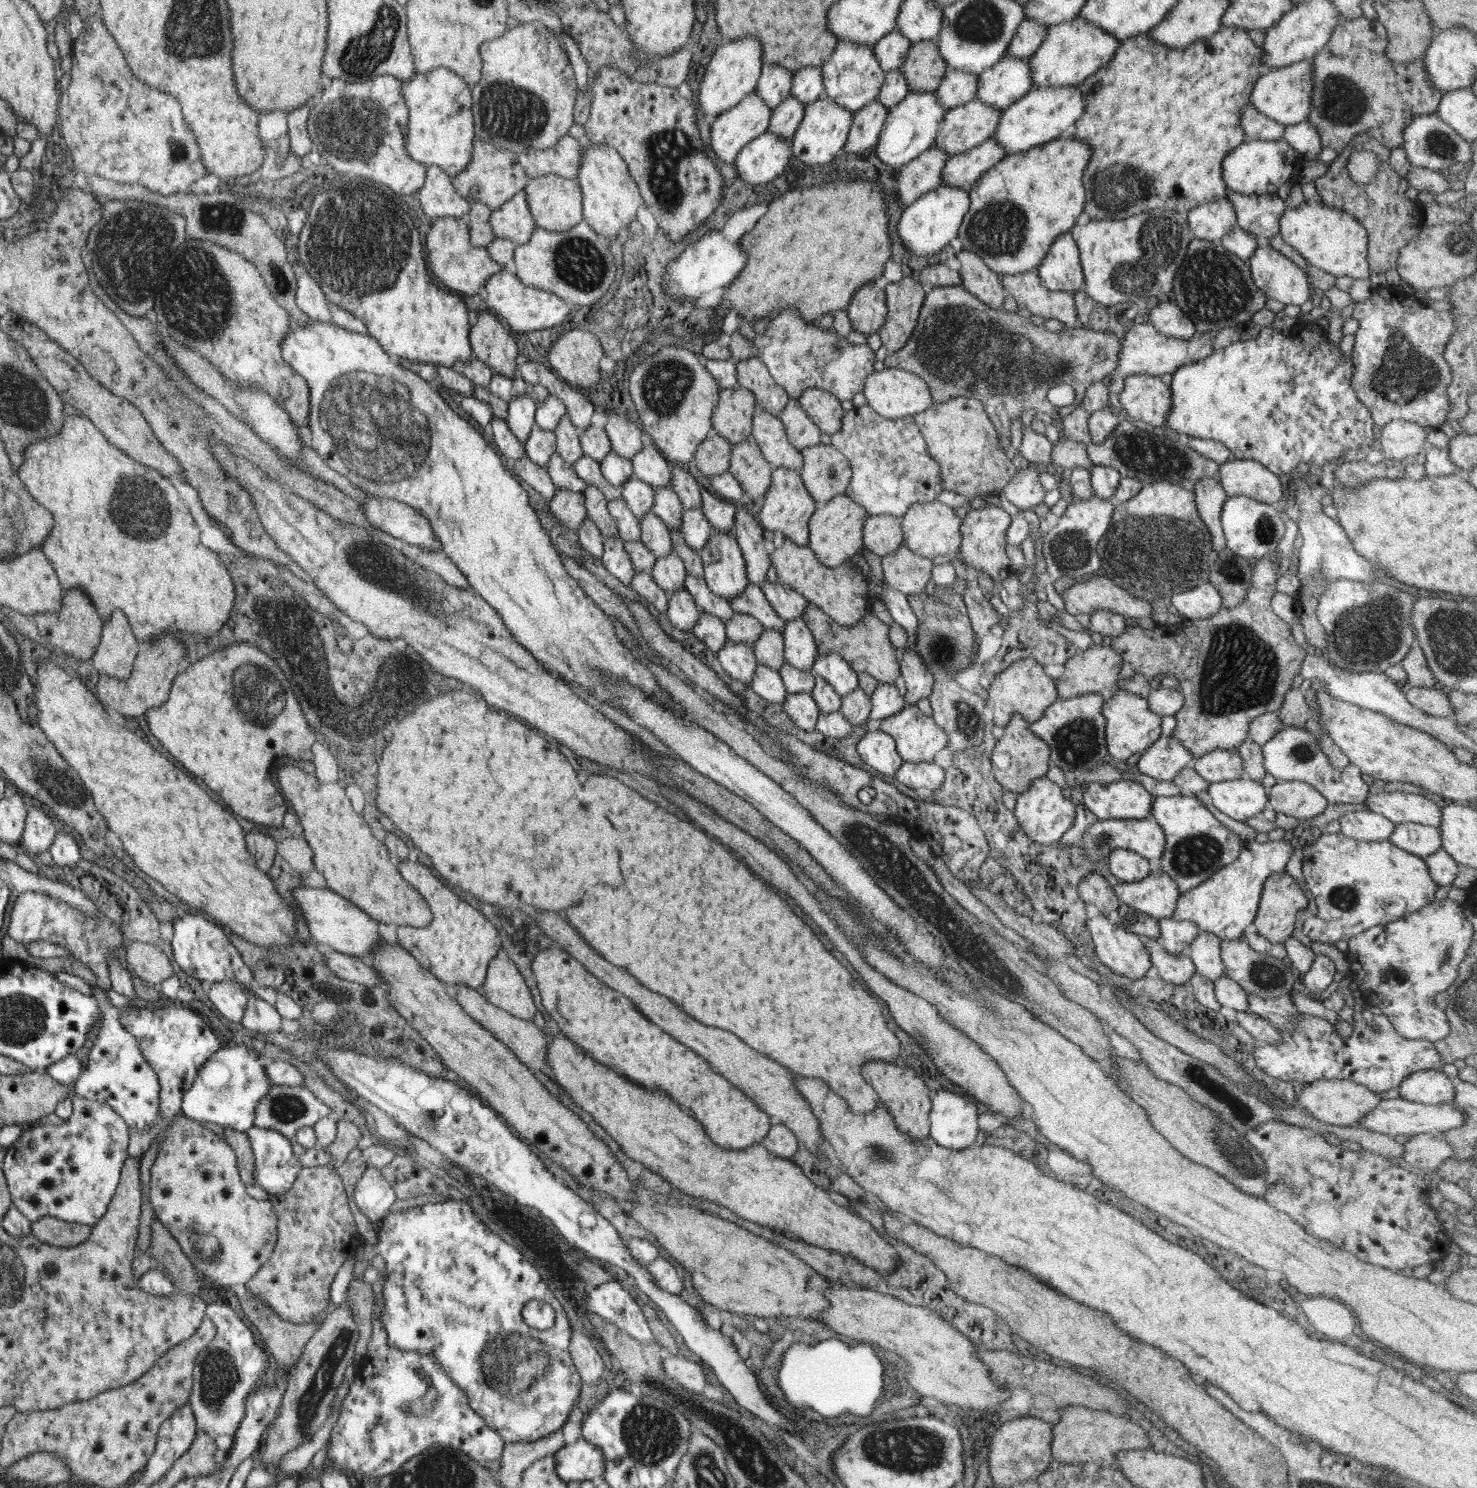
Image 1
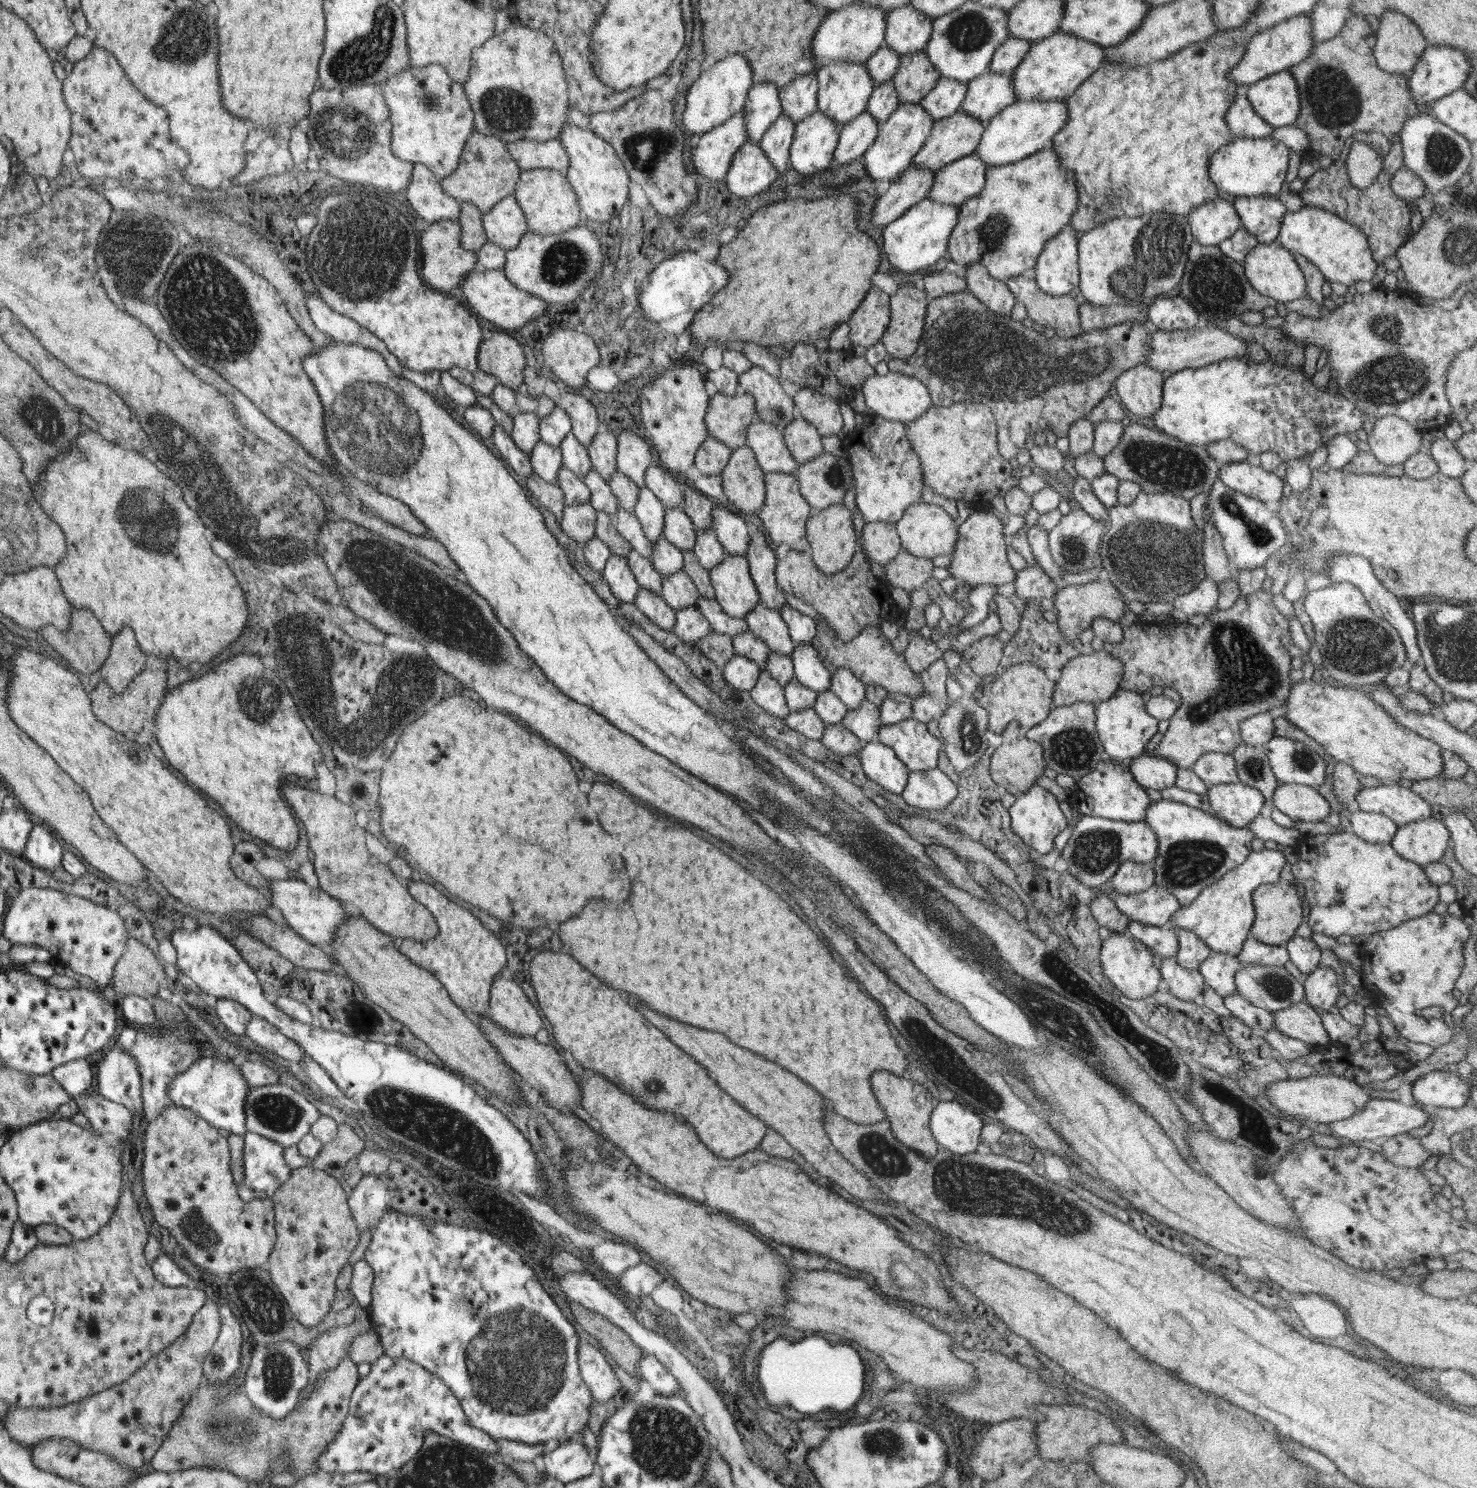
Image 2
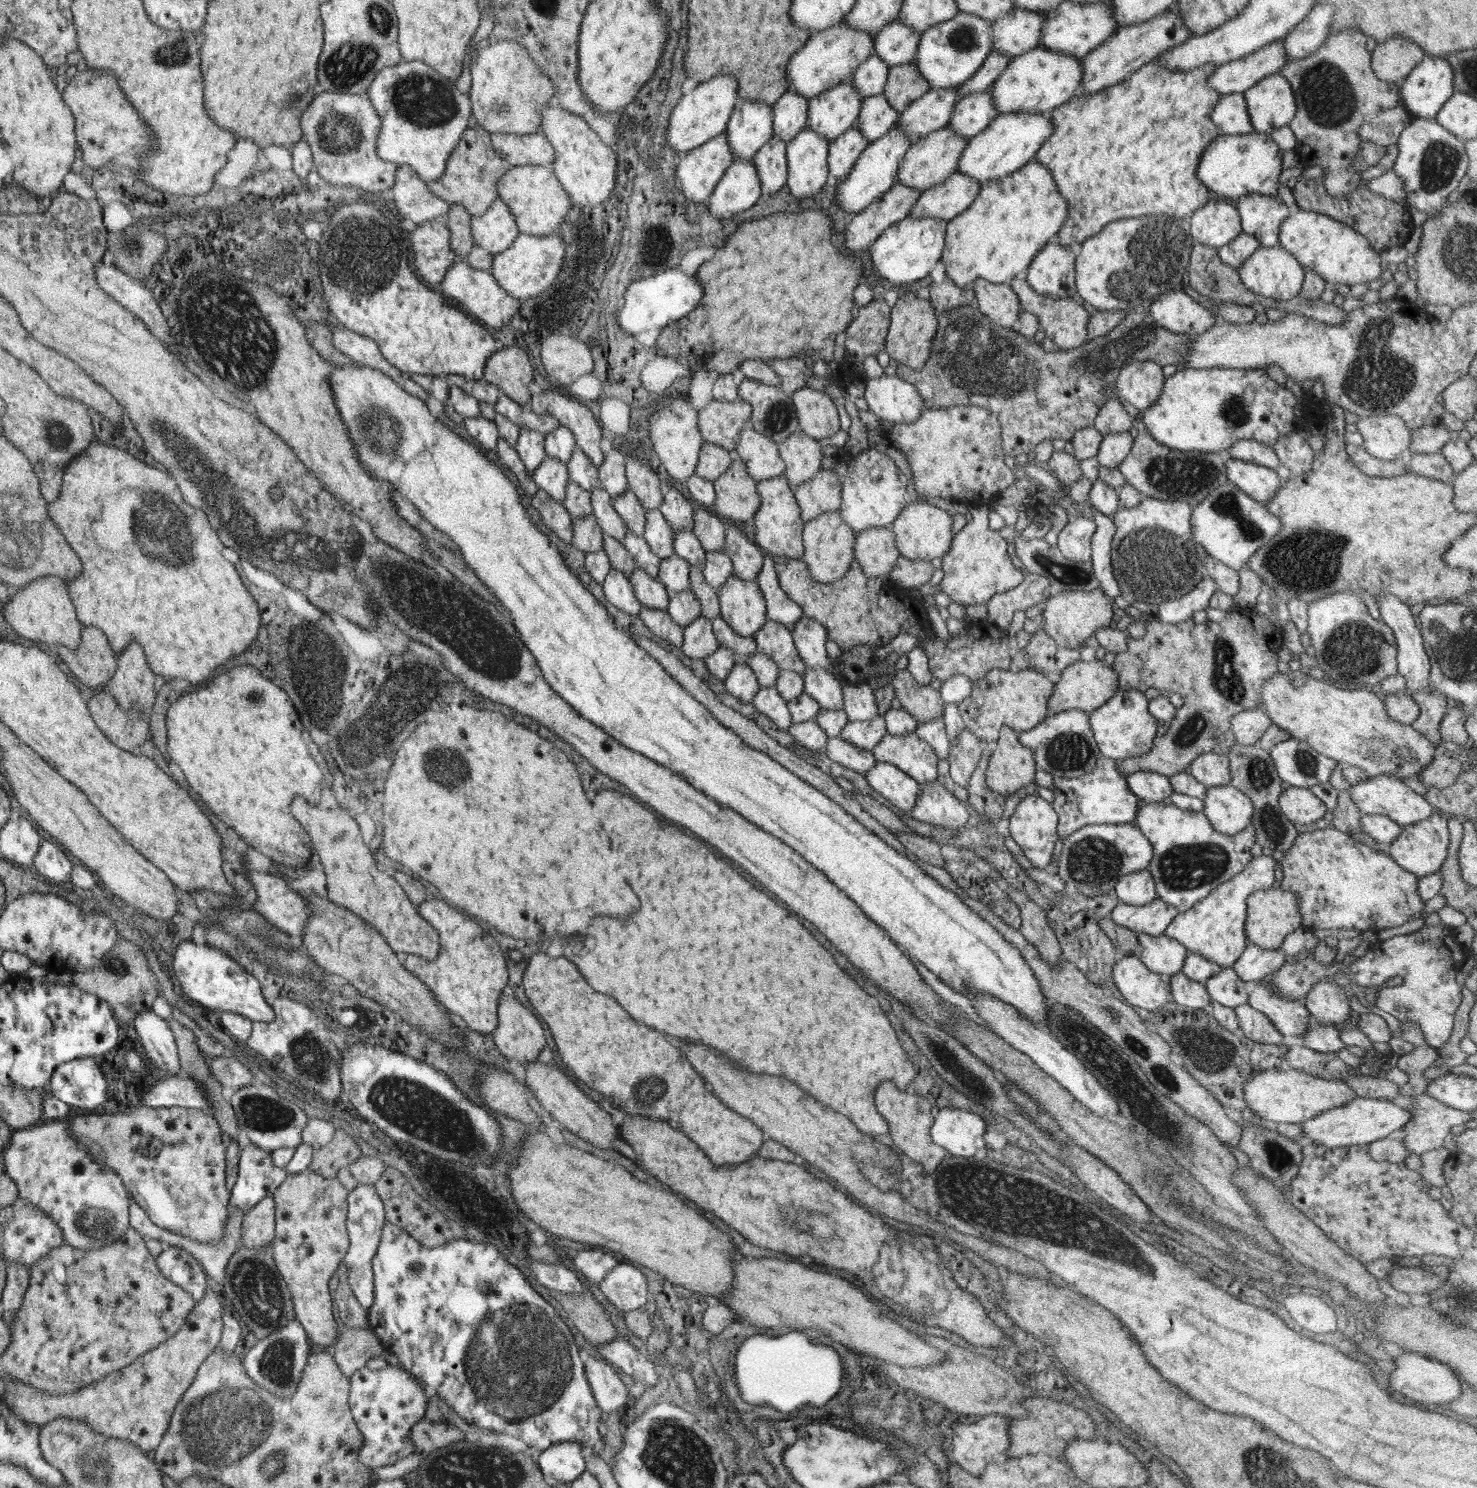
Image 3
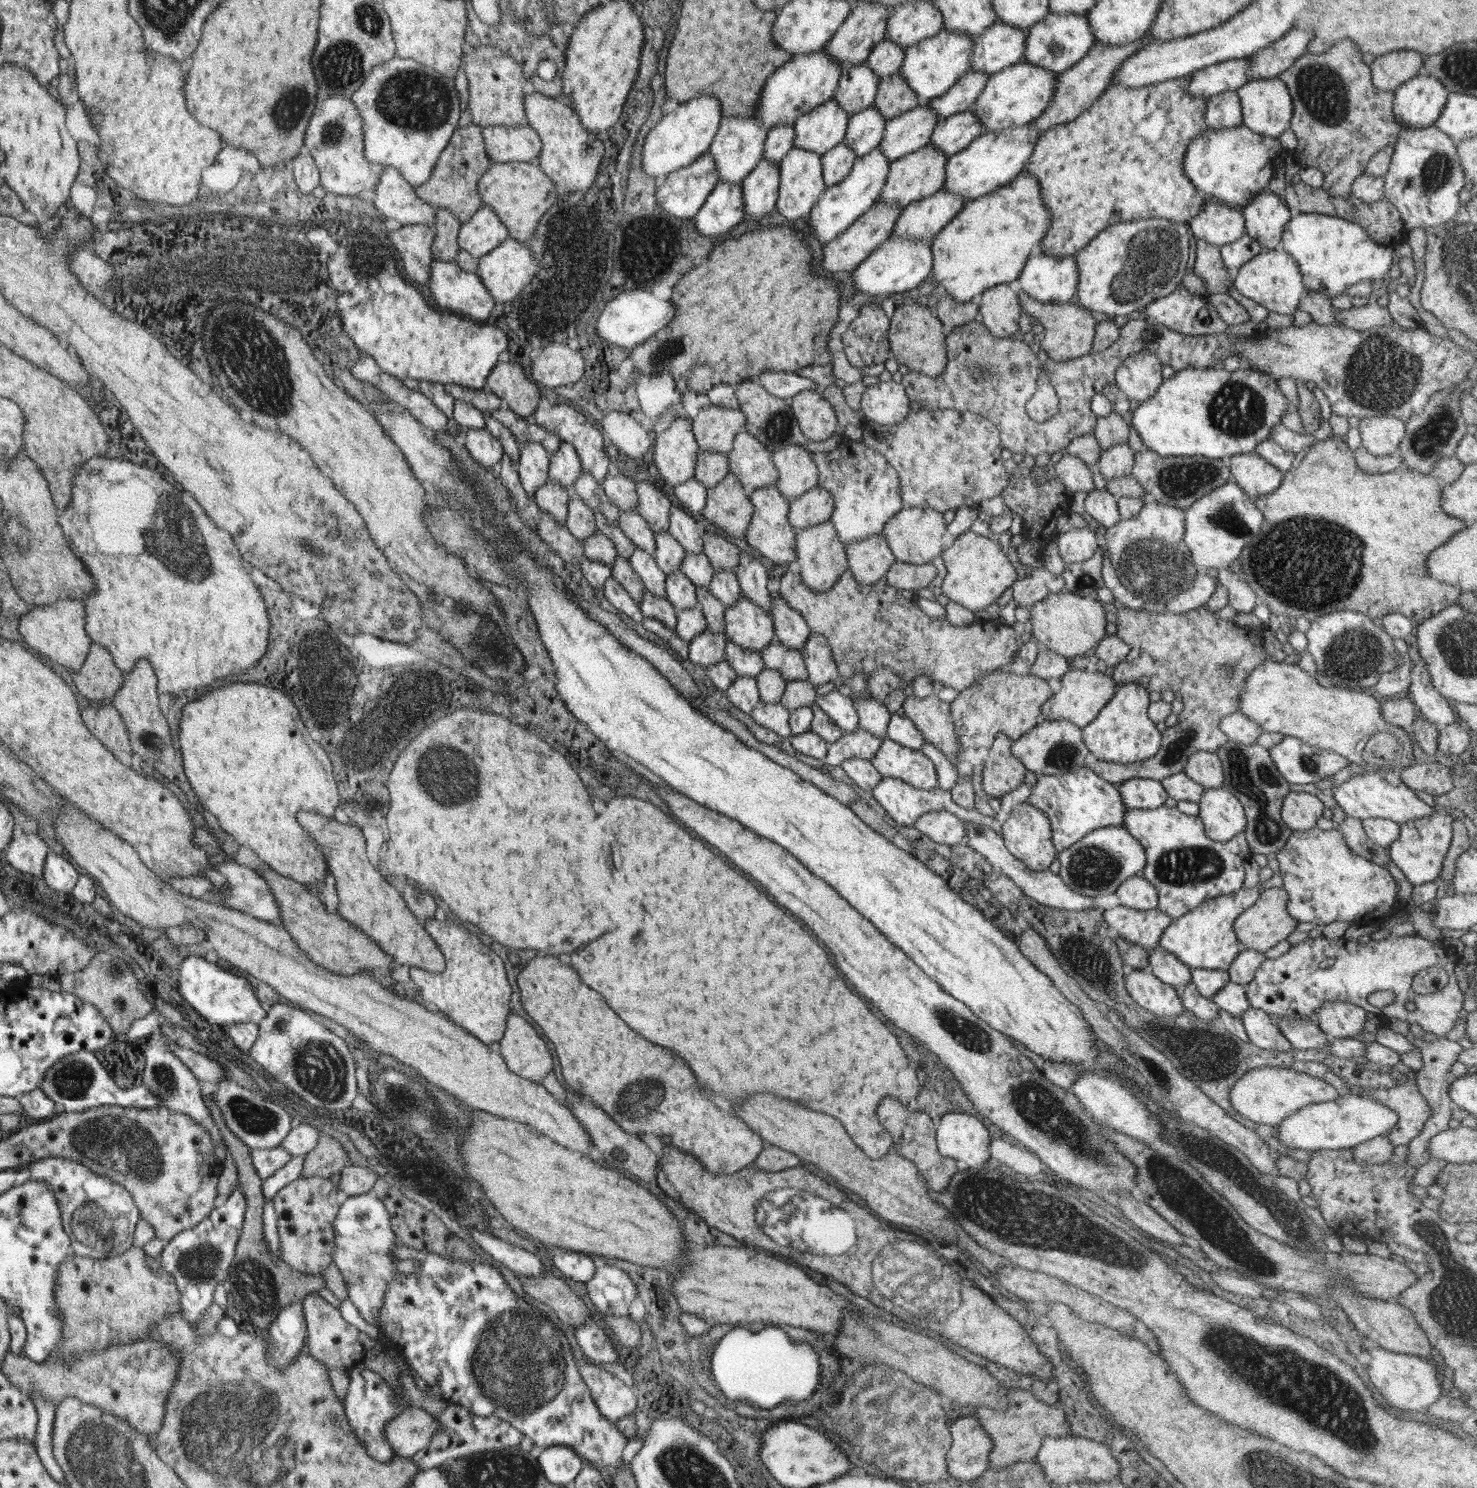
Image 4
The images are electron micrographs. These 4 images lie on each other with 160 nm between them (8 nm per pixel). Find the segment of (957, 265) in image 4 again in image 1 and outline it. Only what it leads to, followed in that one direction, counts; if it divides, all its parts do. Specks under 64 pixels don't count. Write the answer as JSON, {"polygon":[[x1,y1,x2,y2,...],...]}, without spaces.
{"polygon":[[1059,137,1026,152,1006,155,996,166,981,174,980,180,968,191,969,211,957,235,964,250,977,254,999,276,1036,270,1056,237,1068,233,1076,224,1076,218,1084,212,1086,192,1082,176,1092,152,1088,143,1074,137]]}

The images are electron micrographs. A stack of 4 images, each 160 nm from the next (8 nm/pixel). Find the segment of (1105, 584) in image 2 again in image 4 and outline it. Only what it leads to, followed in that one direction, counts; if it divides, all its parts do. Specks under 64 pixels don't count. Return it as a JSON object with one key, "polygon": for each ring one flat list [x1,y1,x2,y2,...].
{"polygon":[[1067,591,1050,594,1030,608,1028,628,1037,638,1034,641,1038,646,1044,645,1065,657,1081,656,1090,648,1096,648,1106,635,1106,610,1102,605,1097,599,1083,598]]}

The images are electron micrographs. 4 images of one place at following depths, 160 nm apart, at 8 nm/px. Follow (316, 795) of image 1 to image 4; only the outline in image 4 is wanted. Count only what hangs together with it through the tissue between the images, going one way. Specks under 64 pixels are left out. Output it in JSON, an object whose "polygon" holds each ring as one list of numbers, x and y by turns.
{"polygon":[[312,811,300,812,298,817,300,823,304,822,304,826,308,826,307,833,315,838,326,855,339,898,337,912,372,937,394,962,433,973,442,972,447,966,446,956,431,934,412,916,400,892,382,880,382,874,366,860,366,842,360,828,356,828,354,823,341,823]]}

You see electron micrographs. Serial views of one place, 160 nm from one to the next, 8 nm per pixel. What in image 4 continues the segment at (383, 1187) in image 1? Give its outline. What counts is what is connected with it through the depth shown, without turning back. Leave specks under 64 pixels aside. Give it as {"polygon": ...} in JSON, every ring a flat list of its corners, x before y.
{"polygon":[[359,1194,346,1197,335,1222,336,1249,334,1264,339,1268,347,1284,348,1297,368,1324,379,1326,379,1312,387,1297,389,1282,396,1273,410,1276,414,1260,400,1262,393,1258,392,1249,397,1240,391,1226,390,1212,375,1194]]}

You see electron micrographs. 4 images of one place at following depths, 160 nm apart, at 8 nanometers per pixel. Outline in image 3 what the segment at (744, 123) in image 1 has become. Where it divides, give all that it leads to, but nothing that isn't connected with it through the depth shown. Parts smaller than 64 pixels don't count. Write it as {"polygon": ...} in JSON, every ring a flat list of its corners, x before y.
{"polygon":[[728,132,715,136,697,149,686,153,677,165,680,190,694,203,706,203,724,173,734,163]]}

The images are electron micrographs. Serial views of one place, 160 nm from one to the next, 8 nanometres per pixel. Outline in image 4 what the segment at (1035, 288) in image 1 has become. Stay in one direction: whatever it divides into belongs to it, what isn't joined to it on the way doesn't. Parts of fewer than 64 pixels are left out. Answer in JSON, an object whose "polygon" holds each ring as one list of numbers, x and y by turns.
{"polygon":[[1022,289,1017,292,1021,310,1037,317,1044,327,1044,332,1039,338,1041,348,1056,362,1066,362,1073,358,1083,357,1093,350,1093,339,1096,332,1097,322,1092,317,1091,311,1085,309,1075,300,1066,303,1041,303,1032,298]]}

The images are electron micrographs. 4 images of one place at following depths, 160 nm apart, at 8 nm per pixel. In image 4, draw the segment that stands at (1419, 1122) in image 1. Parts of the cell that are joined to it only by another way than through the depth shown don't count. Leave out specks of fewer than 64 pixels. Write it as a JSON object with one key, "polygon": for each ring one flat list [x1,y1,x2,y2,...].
{"polygon":[[1353,1094,1351,1097,1339,1095,1328,1102,1309,1104,1285,1118,1276,1128,1283,1145,1311,1152,1326,1152,1328,1149,1352,1149,1376,1136,1388,1136,1398,1121,1399,1114,1395,1110,1374,1099]]}

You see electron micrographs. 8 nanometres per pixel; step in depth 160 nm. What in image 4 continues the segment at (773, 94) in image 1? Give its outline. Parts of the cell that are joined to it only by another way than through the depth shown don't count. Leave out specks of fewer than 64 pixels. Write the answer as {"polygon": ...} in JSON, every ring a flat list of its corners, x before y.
{"polygon":[[722,118,719,133,711,142,708,153,714,157,719,174,719,182,726,184,740,184,754,170,754,167,764,158,765,140,767,132,760,120,750,118]]}

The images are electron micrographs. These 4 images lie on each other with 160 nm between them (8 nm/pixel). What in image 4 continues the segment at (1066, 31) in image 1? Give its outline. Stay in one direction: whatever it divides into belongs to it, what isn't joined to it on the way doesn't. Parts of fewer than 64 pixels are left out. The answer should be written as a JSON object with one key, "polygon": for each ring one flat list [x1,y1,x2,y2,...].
{"polygon":[[1022,61,988,78,984,91,970,108,982,124,982,134,1032,124,1032,121,1038,119,1048,109,1053,100,1056,78,1054,72,1048,72,1048,69]]}

